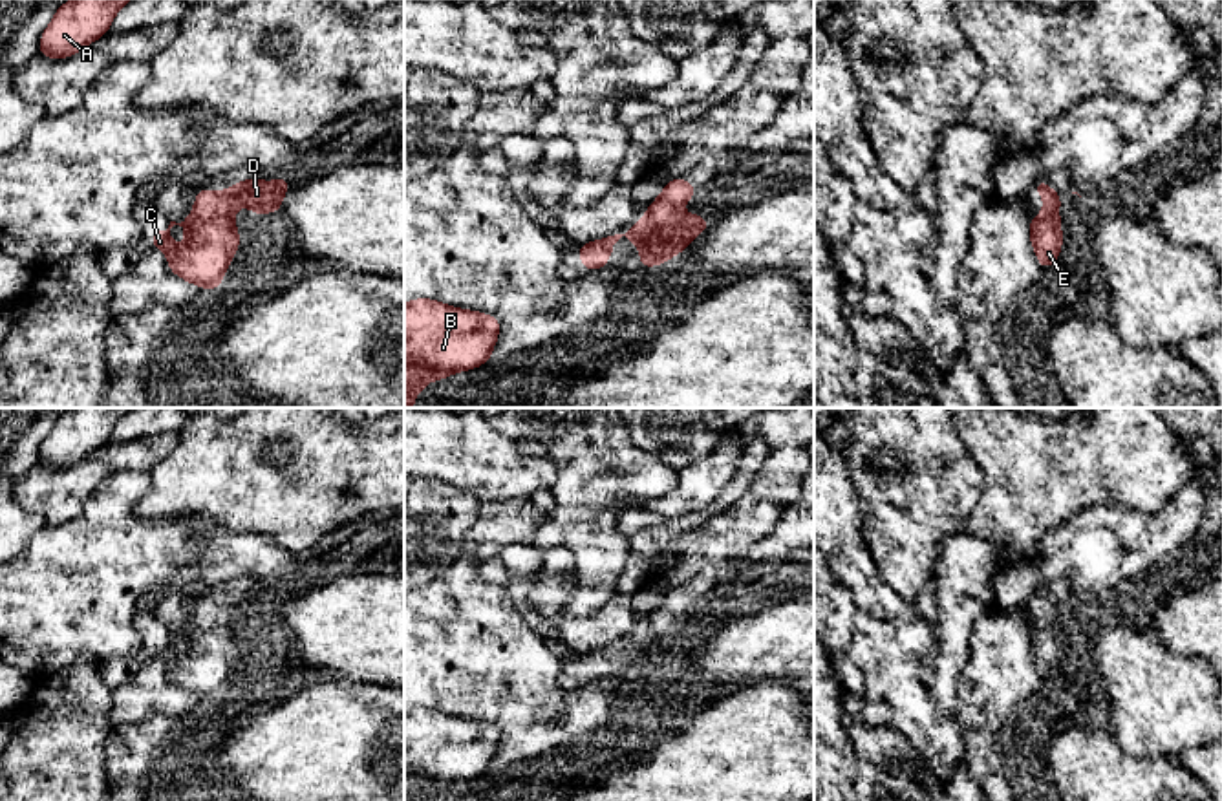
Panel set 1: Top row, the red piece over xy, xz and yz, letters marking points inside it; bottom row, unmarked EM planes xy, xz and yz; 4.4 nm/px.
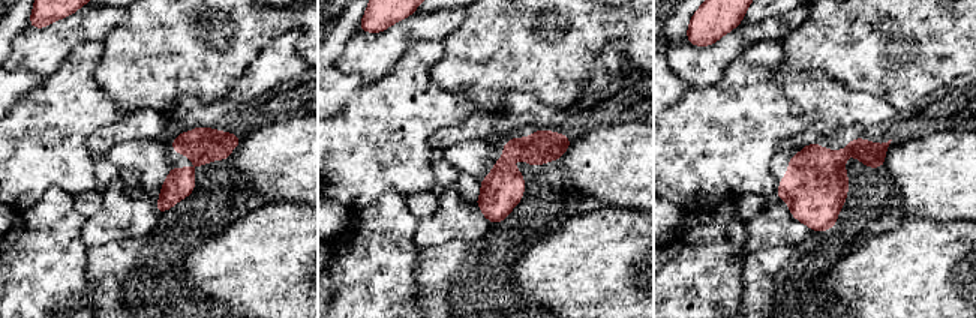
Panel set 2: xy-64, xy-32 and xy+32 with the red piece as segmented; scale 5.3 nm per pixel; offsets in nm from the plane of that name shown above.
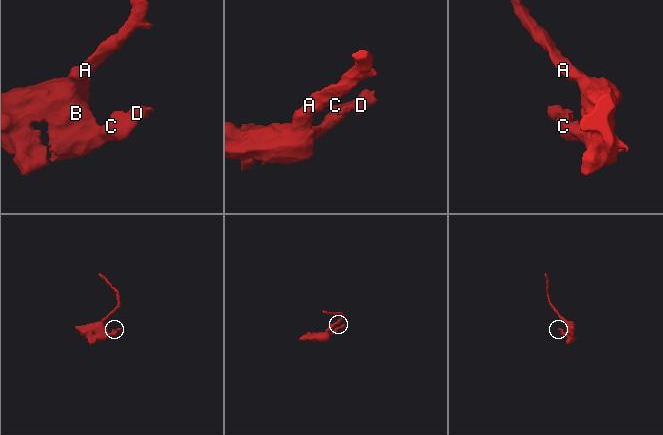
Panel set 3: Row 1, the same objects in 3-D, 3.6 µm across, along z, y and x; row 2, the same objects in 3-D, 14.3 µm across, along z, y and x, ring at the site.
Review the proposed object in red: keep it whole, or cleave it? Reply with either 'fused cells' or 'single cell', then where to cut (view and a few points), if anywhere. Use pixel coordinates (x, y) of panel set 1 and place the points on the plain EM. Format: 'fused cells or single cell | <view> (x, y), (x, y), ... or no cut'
single cell | no cut

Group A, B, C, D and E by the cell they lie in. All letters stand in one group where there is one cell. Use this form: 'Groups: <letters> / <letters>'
Groups: A B C D E

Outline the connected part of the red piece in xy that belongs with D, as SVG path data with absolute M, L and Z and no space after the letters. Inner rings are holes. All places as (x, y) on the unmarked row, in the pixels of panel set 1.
M240 589L230 600L209 602L198 596L192 624L181 631L170 631L166 640L150 644L150 657L163 658L168 678L188 693L209 699L221 697L221 688L238 662L240 644L232 622L243 614L260 625L282 620L282 609L293 589L276 591ZM179 635L187 642L187 655L176 657L170 651L170 638Z

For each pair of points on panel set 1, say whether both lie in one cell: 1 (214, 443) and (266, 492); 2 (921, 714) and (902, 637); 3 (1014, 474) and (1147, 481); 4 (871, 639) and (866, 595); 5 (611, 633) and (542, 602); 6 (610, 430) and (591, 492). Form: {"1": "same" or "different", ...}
{"1": "same", "2": "same", "3": "same", "4": "same", "5": "same", "6": "same"}

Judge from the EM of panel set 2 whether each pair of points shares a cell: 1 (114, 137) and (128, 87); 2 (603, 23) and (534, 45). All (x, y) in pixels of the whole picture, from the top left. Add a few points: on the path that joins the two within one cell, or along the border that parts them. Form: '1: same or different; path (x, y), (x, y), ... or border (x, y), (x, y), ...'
1: different; border (129, 110), (155, 108), (164, 116)
2: same; path (586, 26), (556, 29), (550, 35)

